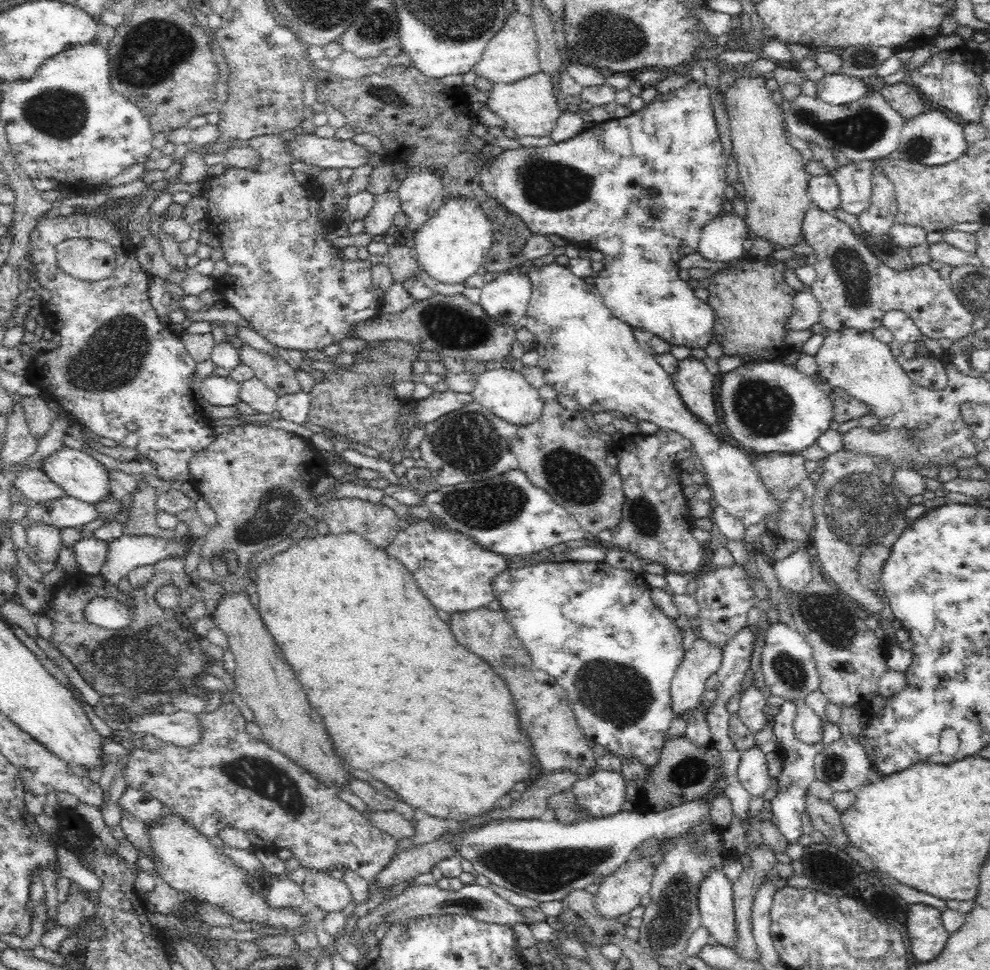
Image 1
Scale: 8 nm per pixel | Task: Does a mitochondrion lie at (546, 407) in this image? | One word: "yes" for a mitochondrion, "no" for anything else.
no

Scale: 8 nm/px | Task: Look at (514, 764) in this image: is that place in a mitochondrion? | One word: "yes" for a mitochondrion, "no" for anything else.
no

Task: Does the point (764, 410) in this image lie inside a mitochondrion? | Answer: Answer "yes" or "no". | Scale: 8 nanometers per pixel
yes

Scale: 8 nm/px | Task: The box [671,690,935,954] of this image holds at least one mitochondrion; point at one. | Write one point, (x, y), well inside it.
(833, 769)

